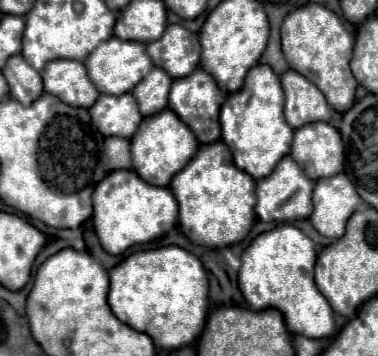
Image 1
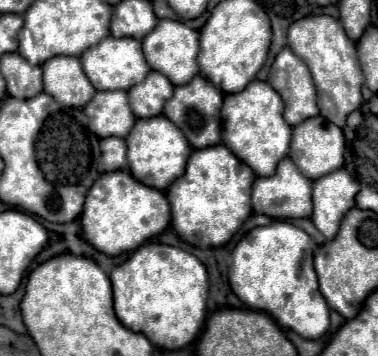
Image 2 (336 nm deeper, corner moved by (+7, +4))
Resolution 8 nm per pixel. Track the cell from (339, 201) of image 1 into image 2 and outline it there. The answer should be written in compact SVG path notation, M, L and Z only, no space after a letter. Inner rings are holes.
M344 168L330 172L328 176L322 176L314 182L312 222L326 236L326 240L336 236L342 216L354 208L354 196L359 191L360 184Z

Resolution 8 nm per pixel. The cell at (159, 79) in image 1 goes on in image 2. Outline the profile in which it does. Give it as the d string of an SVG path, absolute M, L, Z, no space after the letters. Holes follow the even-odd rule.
M152 70L140 84L128 90L130 108L138 118L158 116L162 114L162 106L172 96L172 92L174 86L170 84L170 80L164 74Z

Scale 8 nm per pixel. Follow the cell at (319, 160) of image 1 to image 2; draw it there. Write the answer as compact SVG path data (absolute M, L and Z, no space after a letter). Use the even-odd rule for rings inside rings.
M322 116L308 118L302 124L294 126L294 130L292 130L290 158L300 168L300 172L304 176L308 176L310 180L326 176L328 172L334 172L334 170L342 168L342 164L344 164L344 134L336 124L324 120Z

